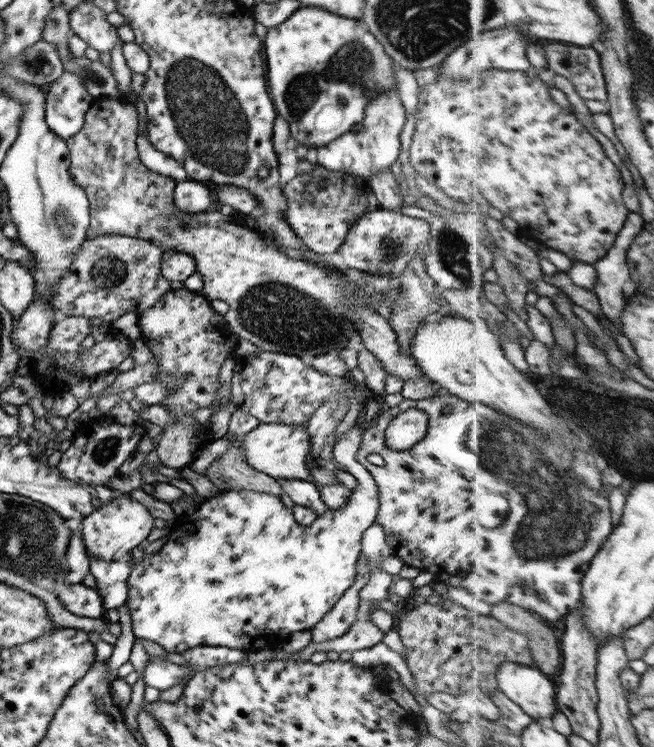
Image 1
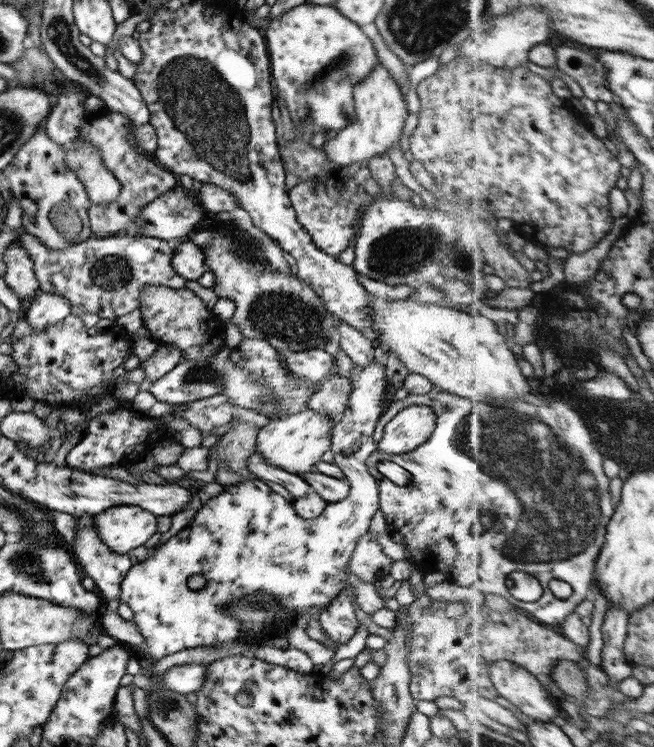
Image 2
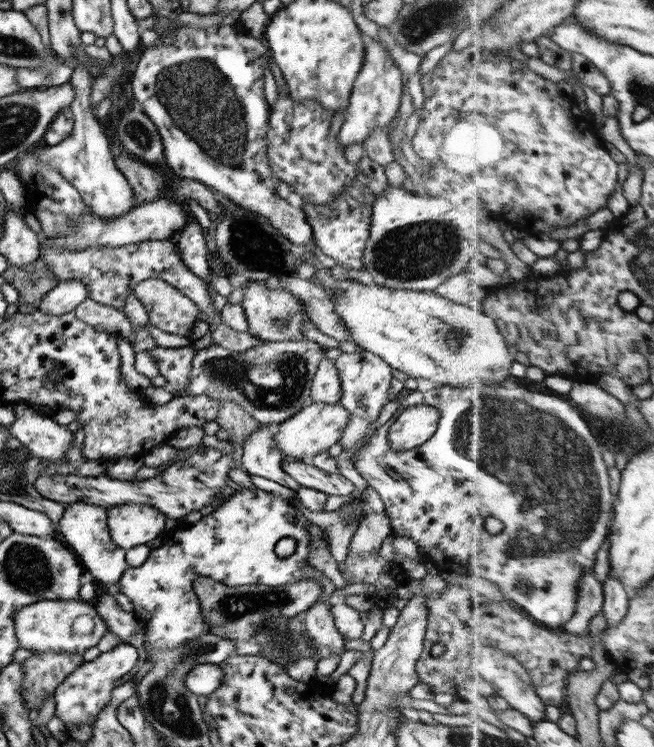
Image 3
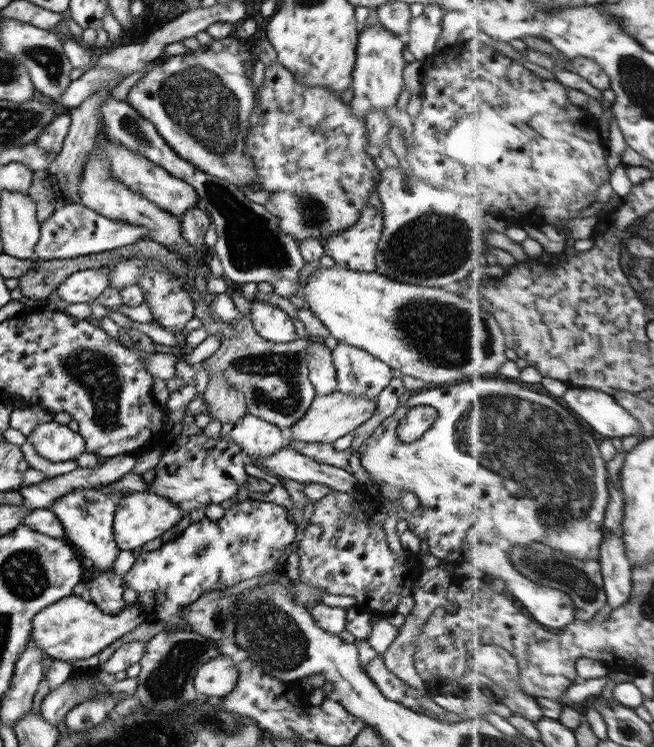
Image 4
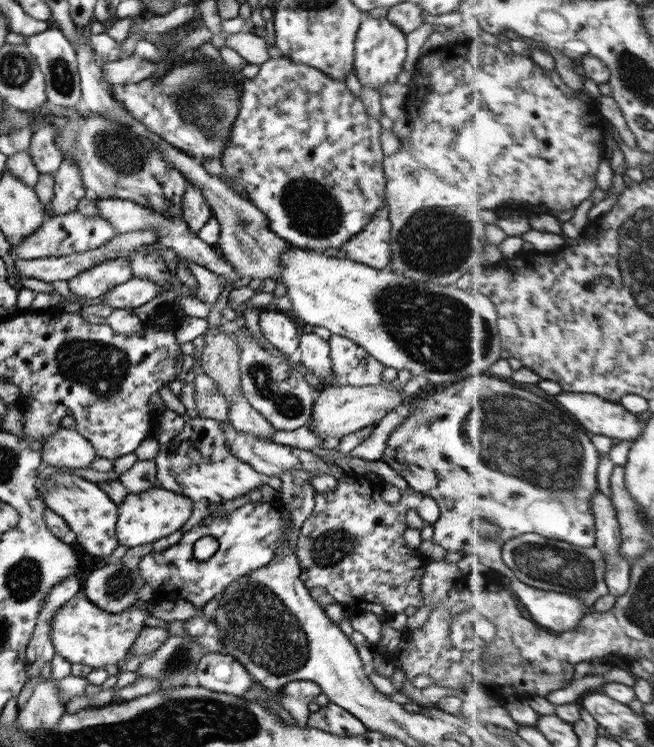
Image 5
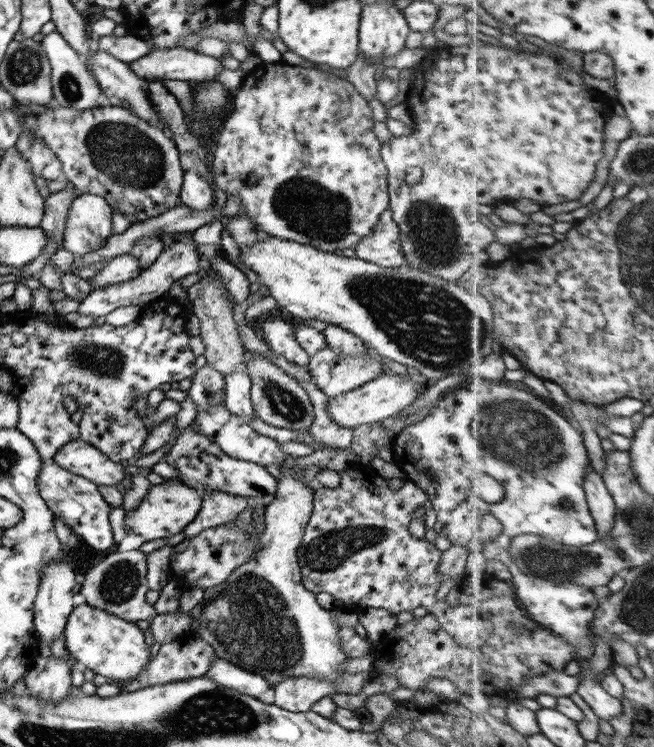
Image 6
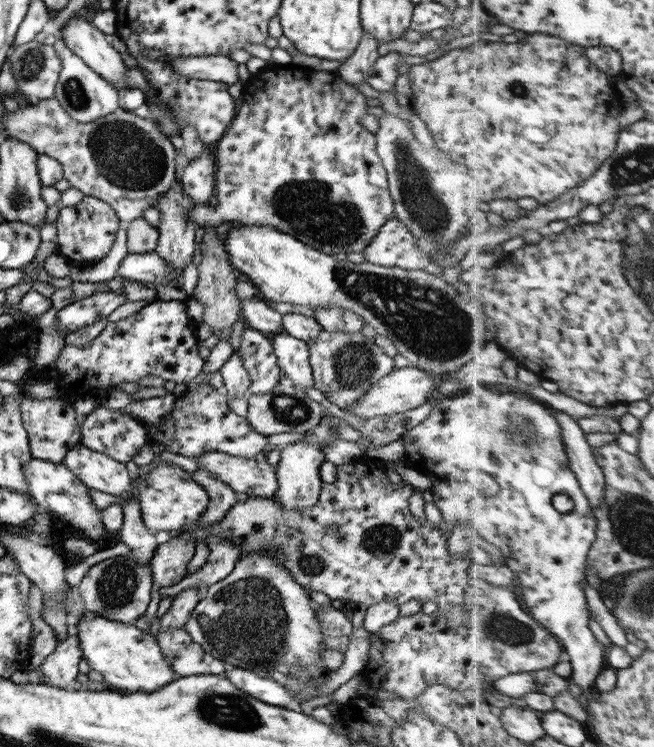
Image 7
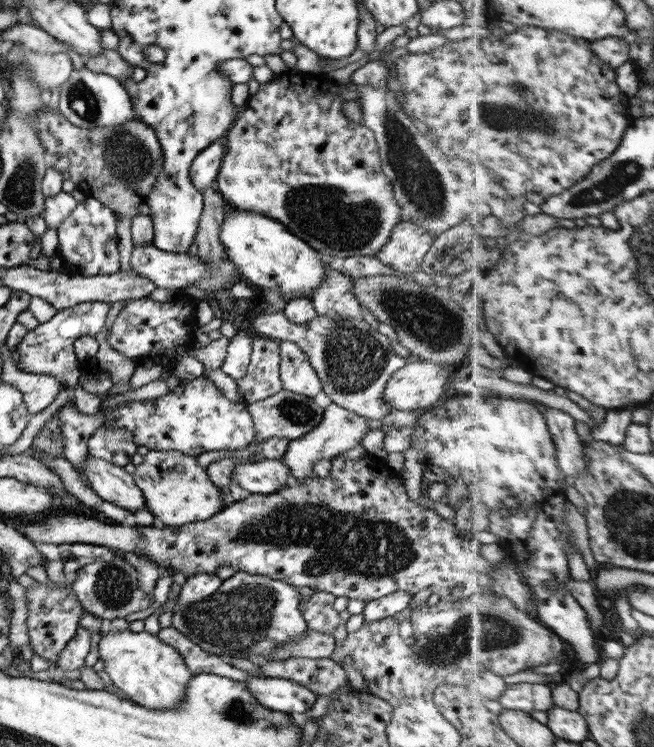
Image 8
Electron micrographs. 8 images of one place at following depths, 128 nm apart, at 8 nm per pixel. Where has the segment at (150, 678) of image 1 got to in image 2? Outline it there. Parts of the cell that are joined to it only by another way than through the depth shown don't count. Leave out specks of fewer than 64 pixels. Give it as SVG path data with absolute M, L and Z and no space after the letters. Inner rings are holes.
M184 664L166 668L155 677L163 683L163 687L179 694L189 694L189 692L197 692L203 686L205 674L207 674L205 665Z

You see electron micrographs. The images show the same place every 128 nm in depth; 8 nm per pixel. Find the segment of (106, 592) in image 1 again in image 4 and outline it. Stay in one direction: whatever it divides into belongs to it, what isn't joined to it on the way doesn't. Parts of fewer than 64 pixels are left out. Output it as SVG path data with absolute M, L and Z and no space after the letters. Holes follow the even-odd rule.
M75 489L55 499L50 504L50 512L59 520L65 540L75 549L79 557L85 557L91 561L95 568L108 571L113 568L115 557L119 548L113 538L112 521L116 499L95 489Z

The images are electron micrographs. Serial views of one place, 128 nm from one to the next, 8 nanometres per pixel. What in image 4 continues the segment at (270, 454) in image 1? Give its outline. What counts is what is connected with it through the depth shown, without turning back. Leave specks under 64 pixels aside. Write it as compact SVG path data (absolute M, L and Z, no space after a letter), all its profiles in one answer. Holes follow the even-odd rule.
M331 391L326 395L315 396L311 404L307 407L303 418L299 418L285 435L289 439L295 441L303 441L305 443L332 443L337 438L345 436L348 432L355 431L362 422L365 422L375 410L375 401L363 396L355 396L349 393L341 393L341 391Z

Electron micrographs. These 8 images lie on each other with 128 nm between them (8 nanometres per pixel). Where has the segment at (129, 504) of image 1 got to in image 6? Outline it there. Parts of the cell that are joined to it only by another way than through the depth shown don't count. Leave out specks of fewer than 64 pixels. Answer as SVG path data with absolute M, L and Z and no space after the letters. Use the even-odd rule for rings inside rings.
M175 478L165 479L163 483L151 485L141 502L137 504L137 508L124 516L123 529L125 529L125 534L136 534L141 536L144 541L169 537L181 532L189 522L195 519L200 504L201 497L195 489L183 485Z

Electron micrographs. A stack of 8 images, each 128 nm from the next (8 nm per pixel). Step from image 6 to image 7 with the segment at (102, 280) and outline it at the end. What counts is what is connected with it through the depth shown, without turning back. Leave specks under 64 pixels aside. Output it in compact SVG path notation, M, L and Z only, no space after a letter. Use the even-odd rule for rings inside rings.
M128 253L126 258L121 260L118 270L116 271L117 277L123 277L137 283L173 284L182 276L182 270L172 270L168 268L166 263L158 256L157 253Z

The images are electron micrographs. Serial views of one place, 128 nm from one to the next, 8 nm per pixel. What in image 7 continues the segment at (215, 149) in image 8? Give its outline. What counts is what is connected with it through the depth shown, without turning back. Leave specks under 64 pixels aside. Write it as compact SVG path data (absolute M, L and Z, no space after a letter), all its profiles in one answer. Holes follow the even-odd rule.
M205 146L201 154L188 161L178 173L181 188L199 207L214 199L215 161L213 149Z

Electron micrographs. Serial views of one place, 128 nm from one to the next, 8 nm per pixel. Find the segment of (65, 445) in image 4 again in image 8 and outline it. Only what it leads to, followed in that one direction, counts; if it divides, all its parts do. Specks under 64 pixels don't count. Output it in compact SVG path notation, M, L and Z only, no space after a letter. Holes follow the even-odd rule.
M89 453L81 460L81 473L87 484L102 501L111 502L131 513L145 510L143 493L135 486L132 475L123 467L95 458Z

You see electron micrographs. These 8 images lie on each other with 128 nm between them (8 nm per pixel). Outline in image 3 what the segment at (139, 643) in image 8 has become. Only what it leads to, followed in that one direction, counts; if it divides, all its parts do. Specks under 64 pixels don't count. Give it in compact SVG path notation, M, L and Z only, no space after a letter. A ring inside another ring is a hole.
M83 600L39 601L23 606L13 616L13 629L19 648L37 652L71 652L82 654L95 646L107 632L105 621L91 602Z

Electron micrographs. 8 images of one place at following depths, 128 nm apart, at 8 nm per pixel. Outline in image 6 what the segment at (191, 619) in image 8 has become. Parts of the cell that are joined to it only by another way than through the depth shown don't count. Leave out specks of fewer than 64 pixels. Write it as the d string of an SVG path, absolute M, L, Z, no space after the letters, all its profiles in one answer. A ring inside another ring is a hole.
M293 457L283 459L273 501L264 505L264 530L259 534L251 557L231 571L221 584L205 589L202 601L190 610L190 615L197 620L196 634L211 646L215 656L223 658L233 666L261 675L271 688L281 679L289 677L313 677L329 681L331 678L343 677L347 672L339 670L339 665L349 657L345 652L341 652L337 642L337 626L333 626L329 612L317 604L315 594L305 590L300 579L296 552L312 512L316 485L313 482L301 481L299 473L293 471L293 466Z

